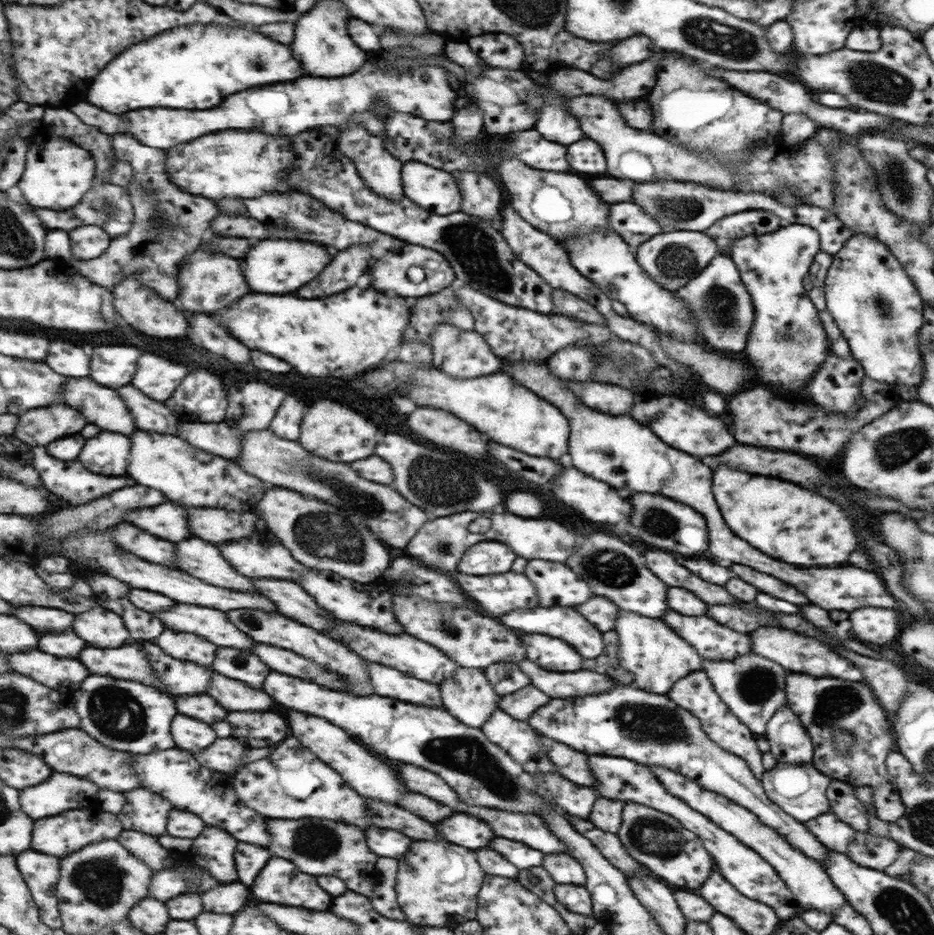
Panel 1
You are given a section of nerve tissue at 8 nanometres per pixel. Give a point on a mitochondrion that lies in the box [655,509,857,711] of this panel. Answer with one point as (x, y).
(757, 684)

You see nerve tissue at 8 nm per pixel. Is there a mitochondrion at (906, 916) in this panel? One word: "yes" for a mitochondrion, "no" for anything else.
yes

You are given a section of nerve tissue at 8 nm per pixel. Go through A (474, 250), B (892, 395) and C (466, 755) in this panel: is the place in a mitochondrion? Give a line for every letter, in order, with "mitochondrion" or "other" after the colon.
A: mitochondrion
B: other
C: mitochondrion

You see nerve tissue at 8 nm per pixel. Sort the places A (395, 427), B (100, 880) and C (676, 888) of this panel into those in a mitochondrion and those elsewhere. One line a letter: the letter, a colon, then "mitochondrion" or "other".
A: other
B: mitochondrion
C: other

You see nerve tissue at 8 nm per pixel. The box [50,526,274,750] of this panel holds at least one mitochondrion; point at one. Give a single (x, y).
(116, 712)

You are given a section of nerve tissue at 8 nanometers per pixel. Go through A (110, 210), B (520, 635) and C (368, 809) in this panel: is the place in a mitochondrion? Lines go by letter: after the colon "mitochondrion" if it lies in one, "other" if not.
A: mitochondrion
B: other
C: other

